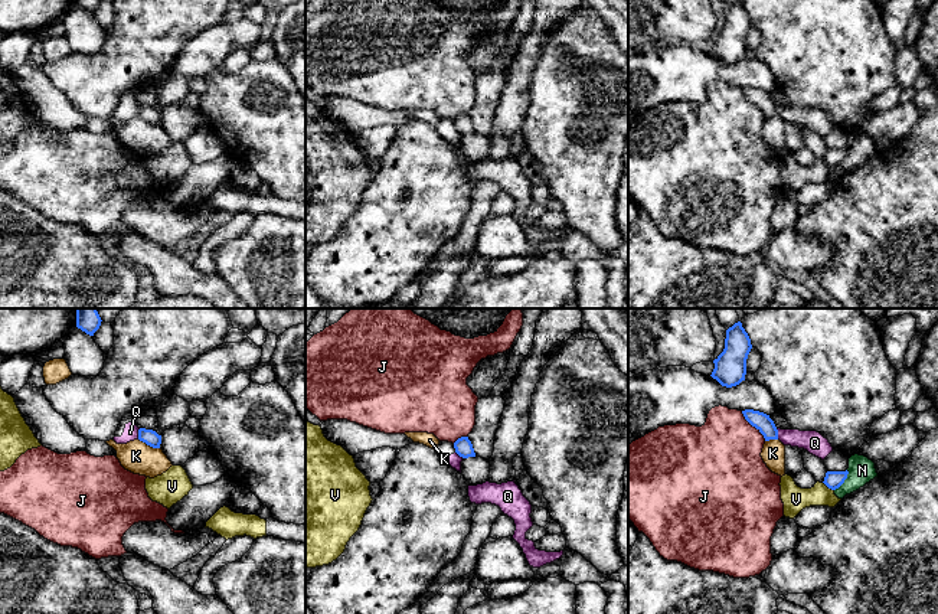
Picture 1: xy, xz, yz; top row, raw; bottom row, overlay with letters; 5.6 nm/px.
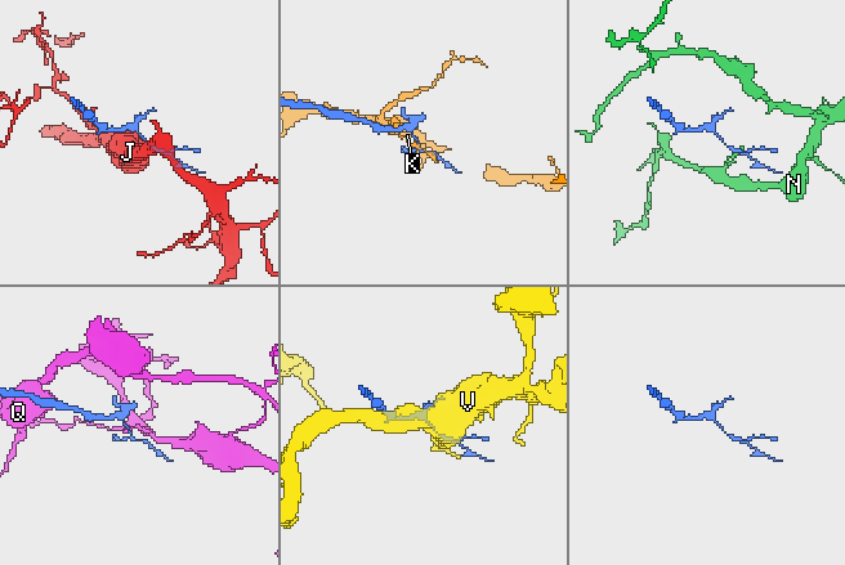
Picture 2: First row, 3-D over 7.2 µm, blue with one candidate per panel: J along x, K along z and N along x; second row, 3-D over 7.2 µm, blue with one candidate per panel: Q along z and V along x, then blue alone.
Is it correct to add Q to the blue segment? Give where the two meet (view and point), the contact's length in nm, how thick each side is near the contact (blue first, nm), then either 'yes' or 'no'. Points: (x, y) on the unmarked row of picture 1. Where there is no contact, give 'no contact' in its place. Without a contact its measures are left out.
xy (139, 111) | 70 nm | 90/80 nm | no

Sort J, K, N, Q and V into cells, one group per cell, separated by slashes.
J / K / N / Q / V

